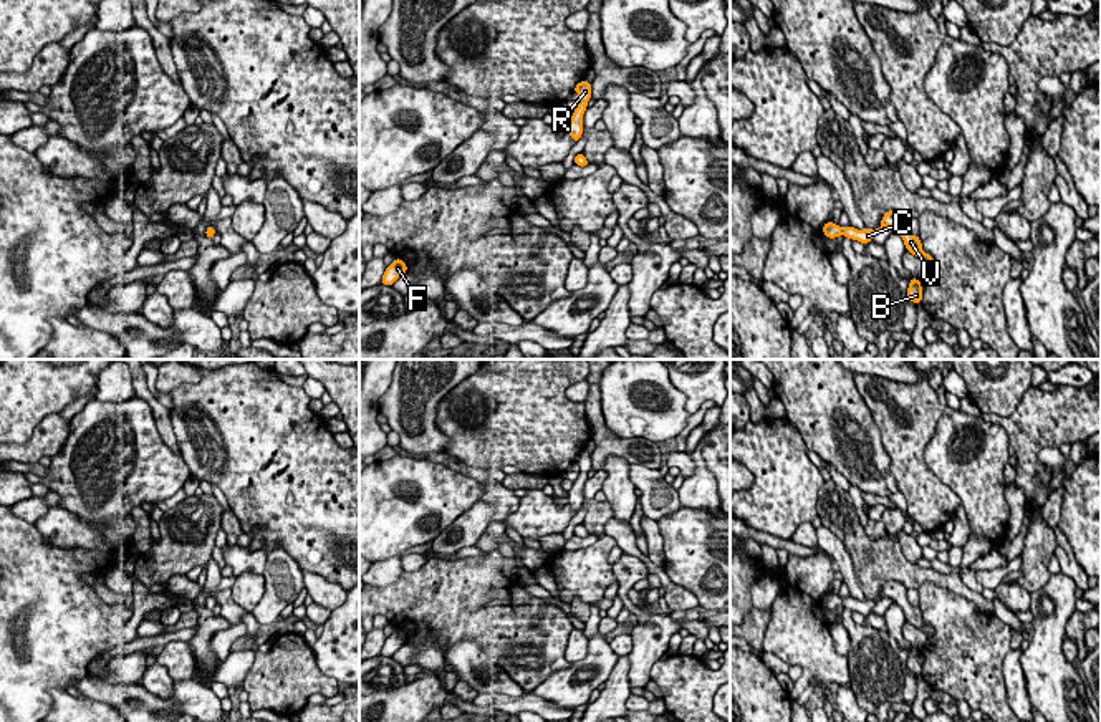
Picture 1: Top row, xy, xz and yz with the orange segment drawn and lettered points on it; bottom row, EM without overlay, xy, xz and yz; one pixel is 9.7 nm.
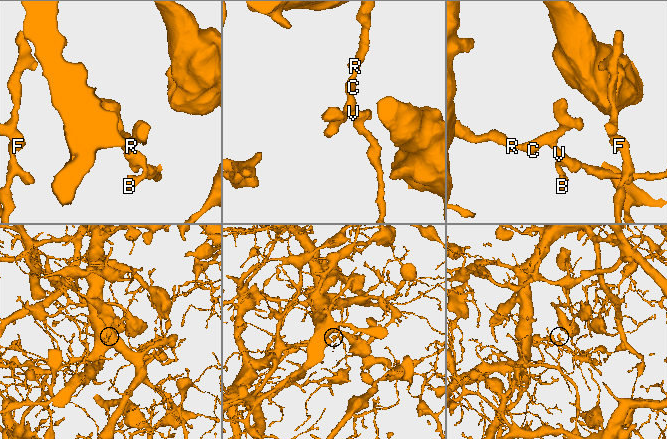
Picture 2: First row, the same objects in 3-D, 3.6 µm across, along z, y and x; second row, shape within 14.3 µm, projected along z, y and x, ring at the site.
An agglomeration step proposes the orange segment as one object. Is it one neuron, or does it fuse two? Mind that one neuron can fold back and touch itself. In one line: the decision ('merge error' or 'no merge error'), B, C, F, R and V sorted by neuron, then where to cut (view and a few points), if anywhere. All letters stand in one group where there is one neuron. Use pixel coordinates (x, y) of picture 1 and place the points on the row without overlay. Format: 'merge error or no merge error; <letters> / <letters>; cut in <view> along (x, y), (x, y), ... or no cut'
no merge error; B C F R V; no cut

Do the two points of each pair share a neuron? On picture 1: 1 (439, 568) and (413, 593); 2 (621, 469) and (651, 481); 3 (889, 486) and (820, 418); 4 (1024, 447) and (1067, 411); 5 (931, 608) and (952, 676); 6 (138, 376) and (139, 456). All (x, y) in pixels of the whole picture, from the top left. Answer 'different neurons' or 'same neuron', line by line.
1: same neuron
2: different neurons
3: same neuron
4: same neuron
5: same neuron
6: different neurons

